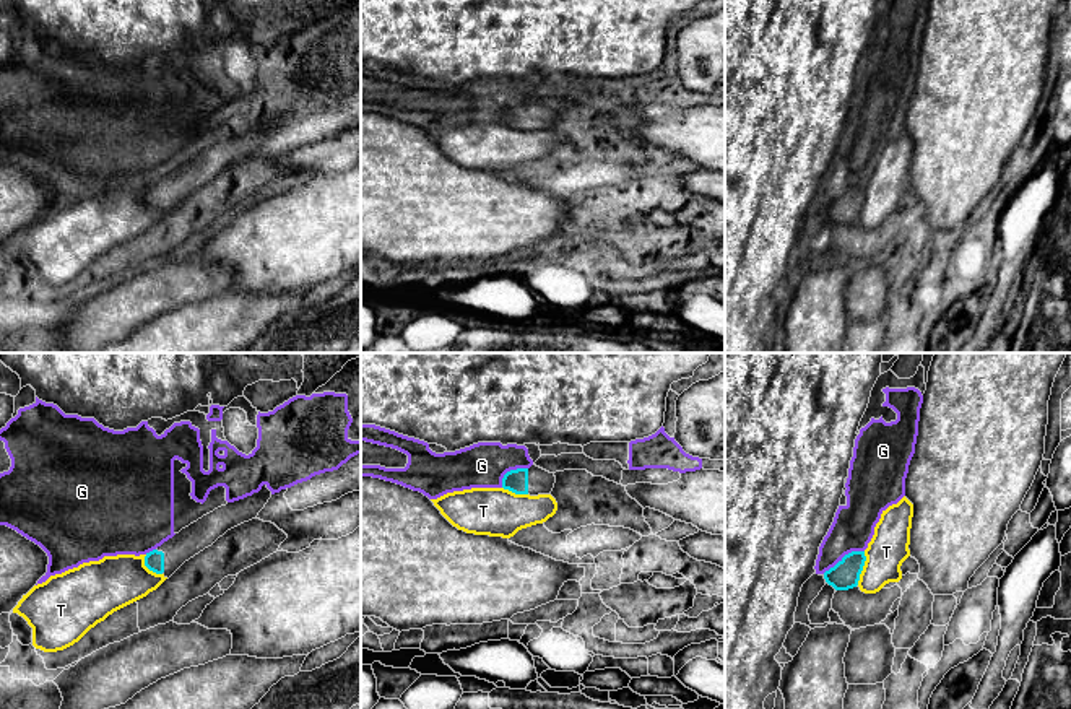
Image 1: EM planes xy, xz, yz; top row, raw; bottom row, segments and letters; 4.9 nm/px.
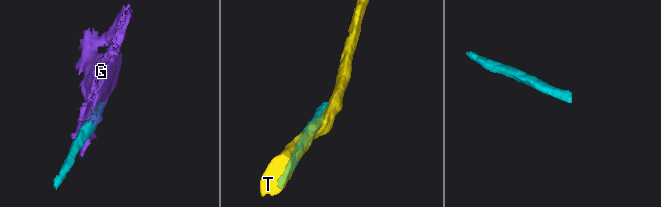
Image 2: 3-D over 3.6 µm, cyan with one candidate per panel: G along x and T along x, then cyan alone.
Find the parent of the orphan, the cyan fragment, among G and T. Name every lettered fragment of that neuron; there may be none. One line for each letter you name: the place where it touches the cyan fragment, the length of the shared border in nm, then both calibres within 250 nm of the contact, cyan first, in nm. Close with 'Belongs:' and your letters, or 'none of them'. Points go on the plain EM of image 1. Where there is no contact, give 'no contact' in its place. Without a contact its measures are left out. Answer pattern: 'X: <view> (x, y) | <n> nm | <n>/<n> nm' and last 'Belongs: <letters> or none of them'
Belongs: none of them

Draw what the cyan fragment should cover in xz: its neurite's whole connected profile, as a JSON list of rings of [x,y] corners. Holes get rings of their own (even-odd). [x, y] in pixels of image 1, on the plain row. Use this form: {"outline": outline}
{"outline": [[[536,101],[510,106],[502,114],[504,125],[530,132],[551,130],[554,119],[554,109],[549,109]]]}

